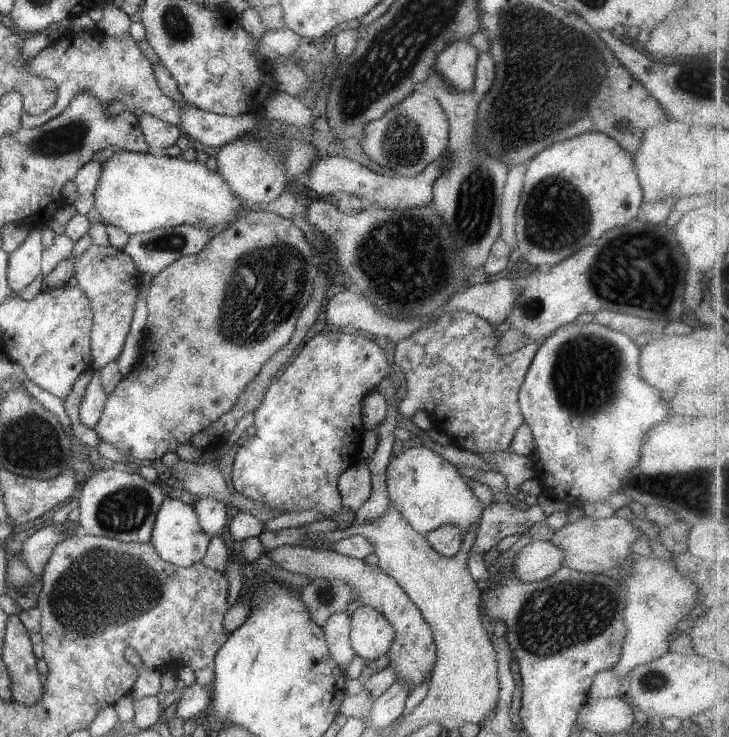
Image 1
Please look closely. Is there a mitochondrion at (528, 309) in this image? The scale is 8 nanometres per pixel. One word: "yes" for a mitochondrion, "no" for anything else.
yes

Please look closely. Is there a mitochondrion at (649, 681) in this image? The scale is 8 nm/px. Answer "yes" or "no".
yes

